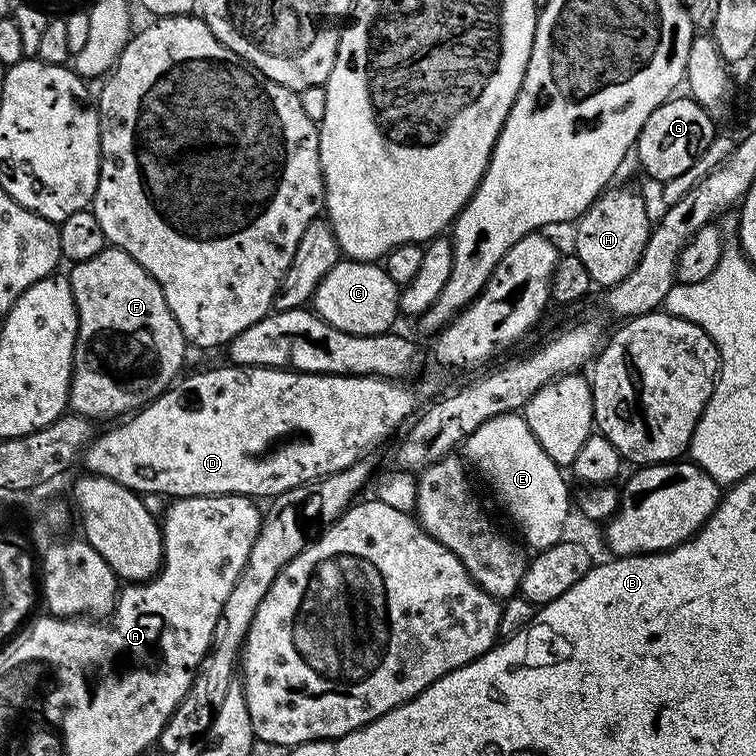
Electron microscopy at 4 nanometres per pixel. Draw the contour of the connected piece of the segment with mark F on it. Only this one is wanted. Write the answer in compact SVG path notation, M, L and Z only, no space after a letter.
M105 246L98 254L94 254L94 258L75 261L71 265L71 268L72 272L69 271L67 273L67 278L68 283L72 286L76 313L80 319L80 325L76 331L76 345L72 351L72 381L68 387L68 402L71 411L75 415L87 416L96 422L100 422L103 416L121 415L120 417L123 417L125 414L135 413L137 410L143 408L145 404L152 403L157 396L162 395L173 381L181 375L180 367L184 364L184 348L186 349L184 335L180 333L178 322L174 322L174 318L162 298L162 290L154 282L154 278L150 278L150 274L146 274L146 270L142 270L142 266L138 266L138 262L134 262L134 258L130 258L130 254L126 254L120 248Z

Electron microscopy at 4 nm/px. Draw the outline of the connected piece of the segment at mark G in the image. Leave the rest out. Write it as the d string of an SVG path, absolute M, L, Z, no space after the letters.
M677 95L670 98L650 118L646 118L646 126L642 126L640 136L634 145L634 156L640 159L644 172L652 180L667 182L678 178L678 174L686 174L694 162L710 146L710 142L716 139L718 129L714 121L713 113L703 108L698 101L687 95Z

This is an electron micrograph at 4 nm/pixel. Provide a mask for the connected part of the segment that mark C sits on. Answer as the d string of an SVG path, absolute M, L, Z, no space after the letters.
M342 258L322 282L318 282L310 304L316 315L330 322L330 326L346 330L346 334L373 336L393 327L392 323L398 317L400 293L390 274L386 274L379 263Z

